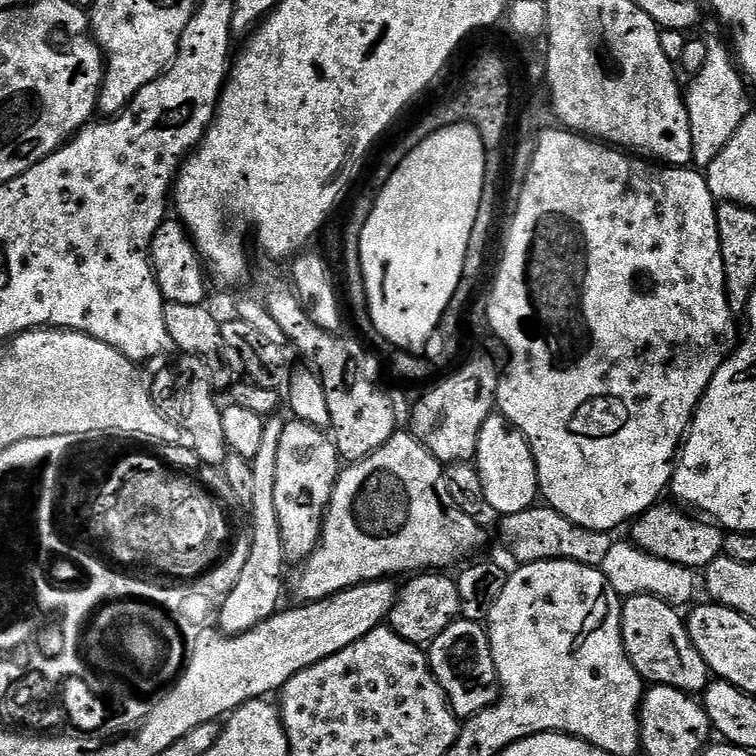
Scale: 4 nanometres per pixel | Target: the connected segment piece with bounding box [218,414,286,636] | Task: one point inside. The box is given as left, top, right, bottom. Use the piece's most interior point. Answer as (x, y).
(255, 598)

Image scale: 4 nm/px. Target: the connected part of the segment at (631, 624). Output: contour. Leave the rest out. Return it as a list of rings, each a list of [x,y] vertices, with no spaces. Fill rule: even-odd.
[[[653,596],[627,597],[620,610],[622,642],[641,680],[652,686],[661,684],[689,694],[700,694],[710,683],[710,673],[690,638],[685,617],[676,612],[679,611],[673,605]]]

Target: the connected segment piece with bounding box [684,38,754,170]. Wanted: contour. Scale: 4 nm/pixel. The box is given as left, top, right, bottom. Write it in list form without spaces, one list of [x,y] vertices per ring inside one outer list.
[[[714,38],[708,40],[706,66],[691,77],[684,92],[684,105],[690,118],[690,138],[692,139],[692,164],[697,169],[706,170],[718,154],[734,138],[738,126],[753,111],[754,104],[748,101],[749,85],[746,83],[727,43],[719,44]]]

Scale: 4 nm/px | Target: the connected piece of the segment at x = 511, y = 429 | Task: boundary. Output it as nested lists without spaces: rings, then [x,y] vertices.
[[[493,414],[478,434],[478,446],[474,467],[482,478],[482,490],[486,494],[486,505],[497,512],[497,517],[518,514],[537,503],[540,483],[532,448],[526,437],[505,416]]]

